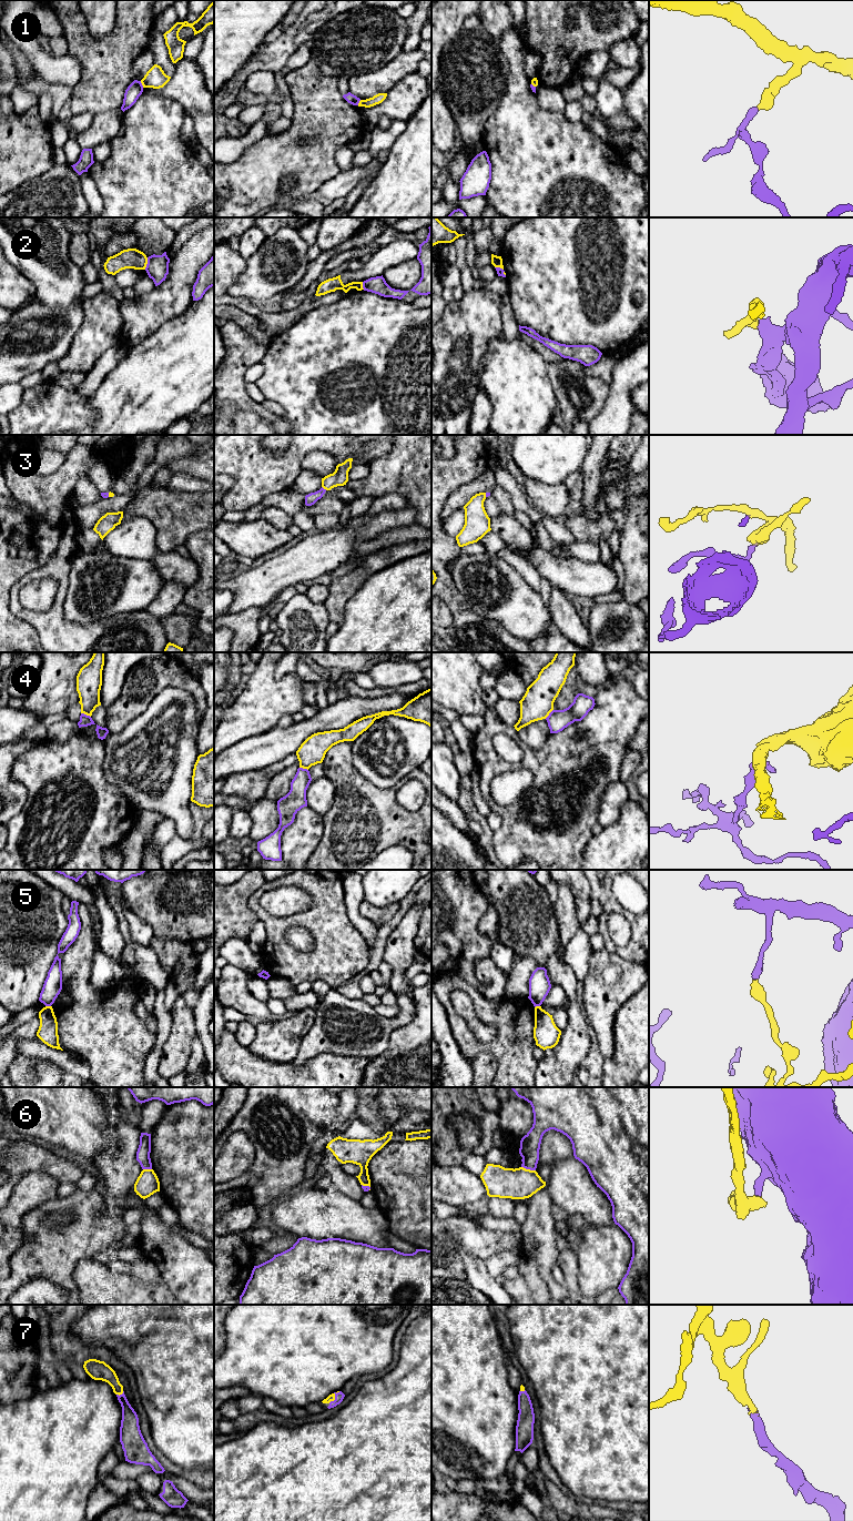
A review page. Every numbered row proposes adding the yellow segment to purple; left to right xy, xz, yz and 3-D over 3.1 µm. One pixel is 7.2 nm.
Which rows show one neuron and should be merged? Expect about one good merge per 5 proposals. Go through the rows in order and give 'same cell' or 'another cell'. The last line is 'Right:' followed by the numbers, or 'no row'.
1: another cell
2: another cell
3: same cell
4: another cell
5: another cell
6: another cell
7: same cell
Right: 3, 7

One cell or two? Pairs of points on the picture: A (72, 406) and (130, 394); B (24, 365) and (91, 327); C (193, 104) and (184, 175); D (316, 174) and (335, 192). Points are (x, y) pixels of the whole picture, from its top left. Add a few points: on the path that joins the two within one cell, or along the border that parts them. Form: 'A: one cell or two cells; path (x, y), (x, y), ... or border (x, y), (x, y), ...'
A: two cells; border (87, 397), (87, 403), (95, 412), (95, 423)
B: two cells; border (83, 313), (83, 320), (71, 346), (60, 360)
C: two cells; border (166, 98), (175, 100), (186, 114)
D: two cells; border (342, 170), (317, 190)

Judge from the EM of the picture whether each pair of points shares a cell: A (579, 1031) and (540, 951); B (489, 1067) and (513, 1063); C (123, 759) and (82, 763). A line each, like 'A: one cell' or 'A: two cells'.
A: one cell
B: two cells
C: two cells

